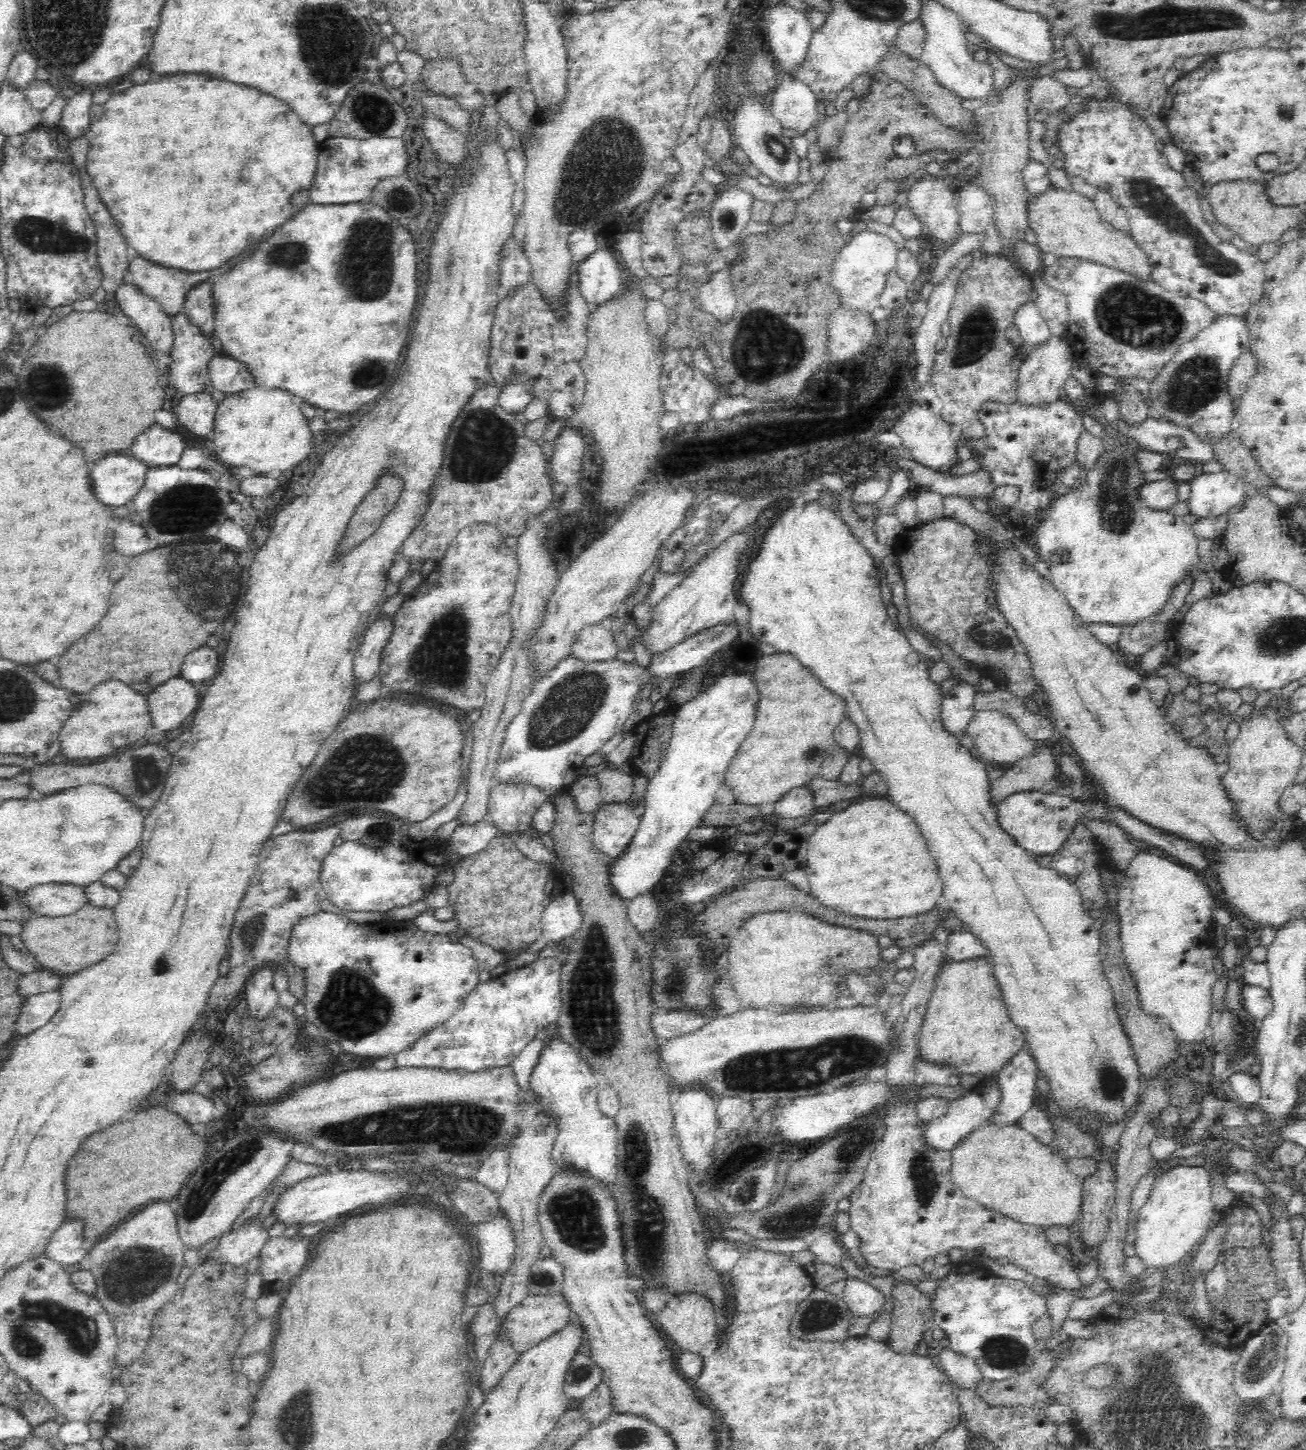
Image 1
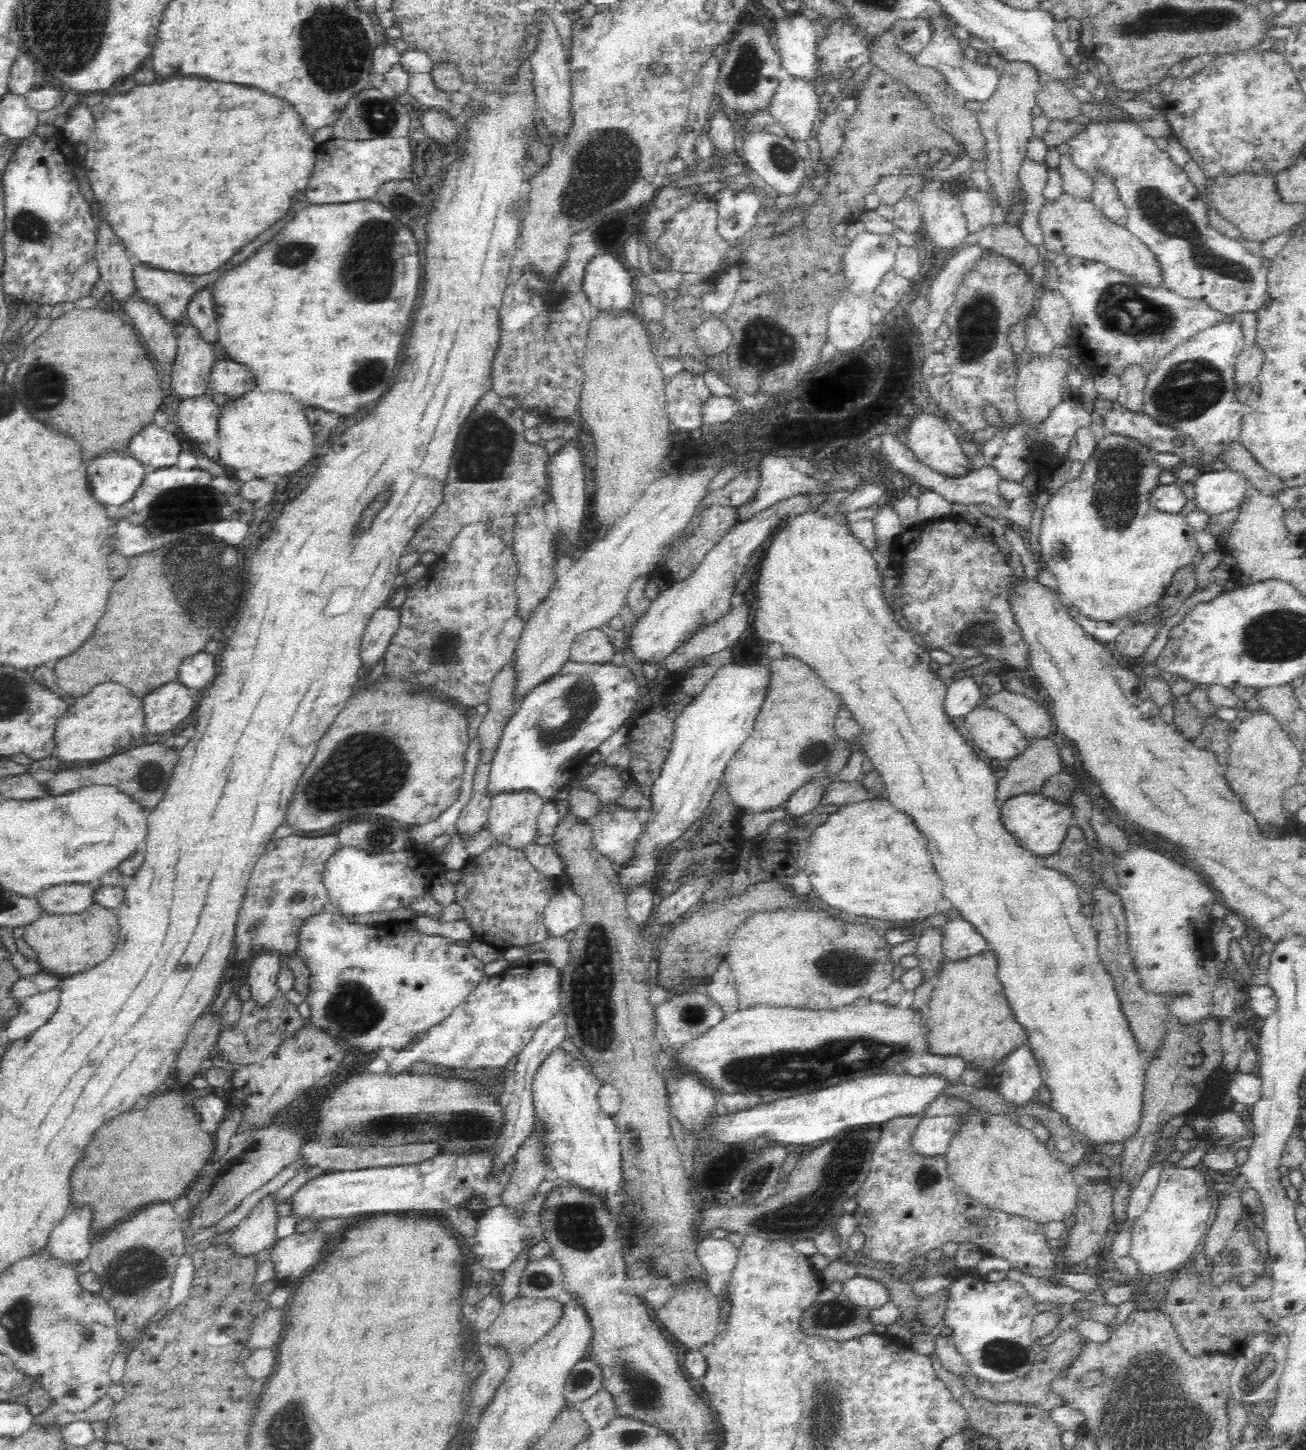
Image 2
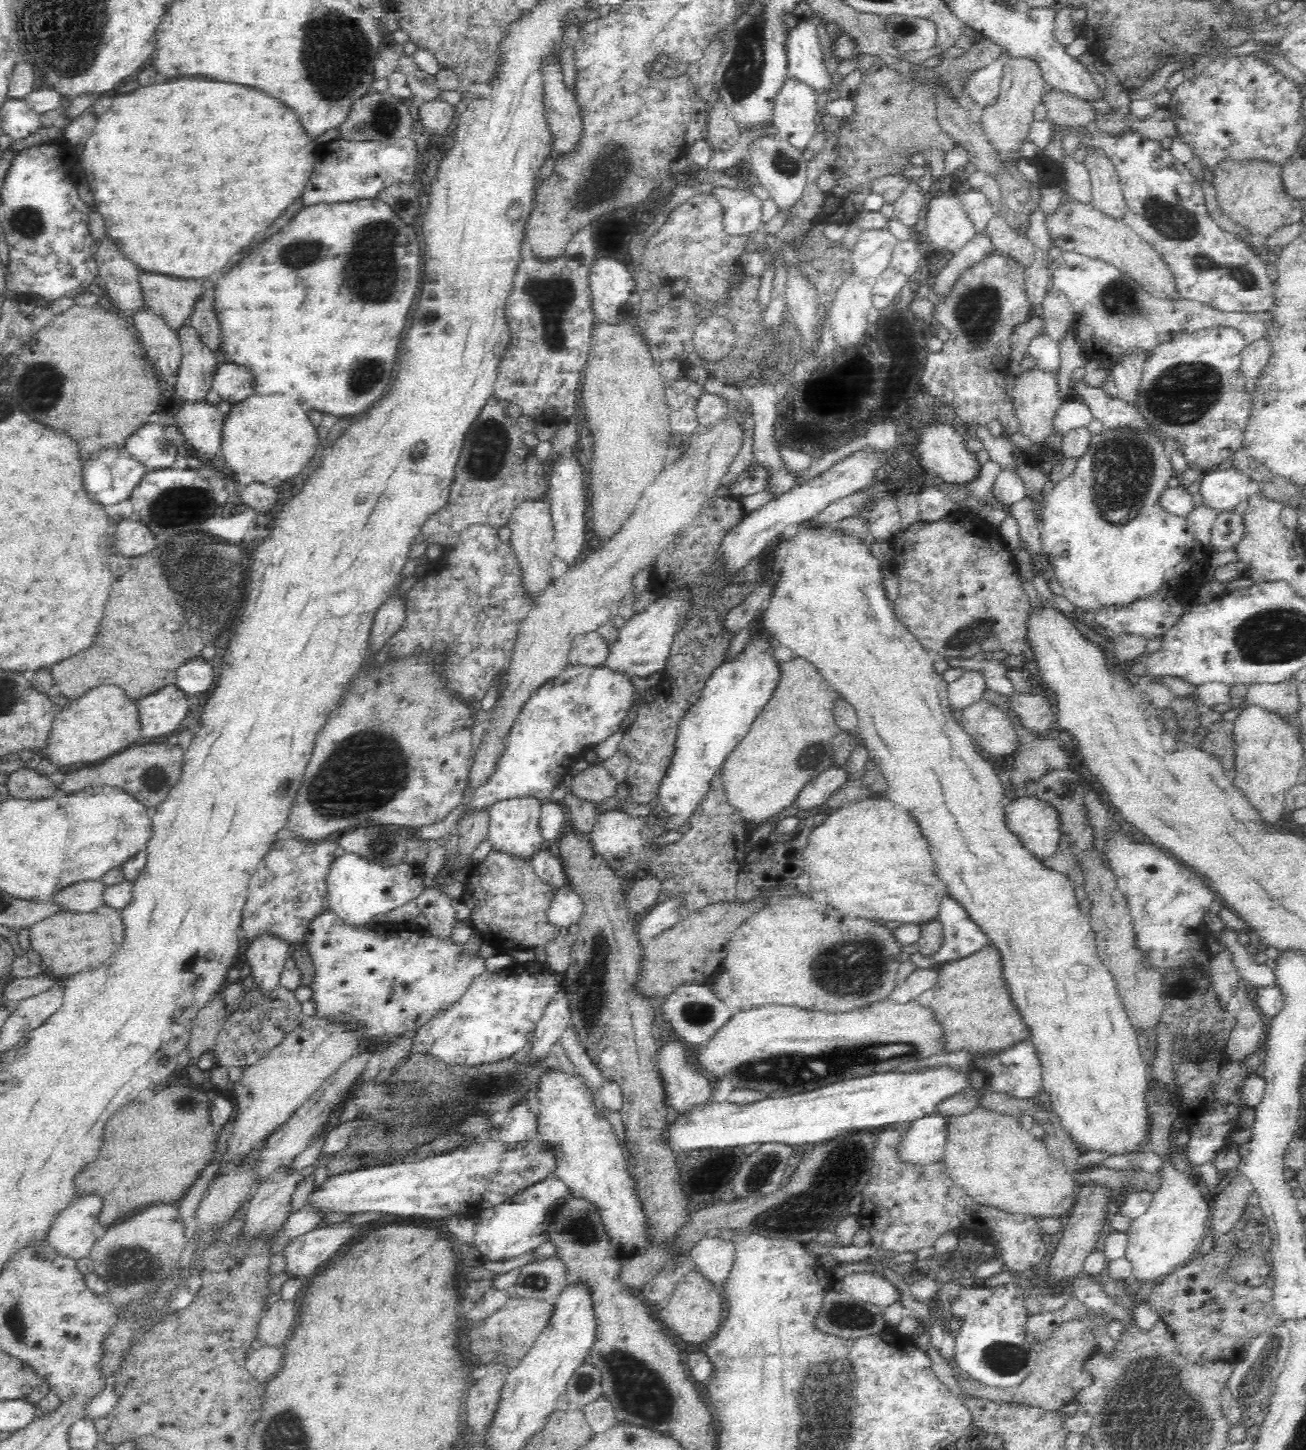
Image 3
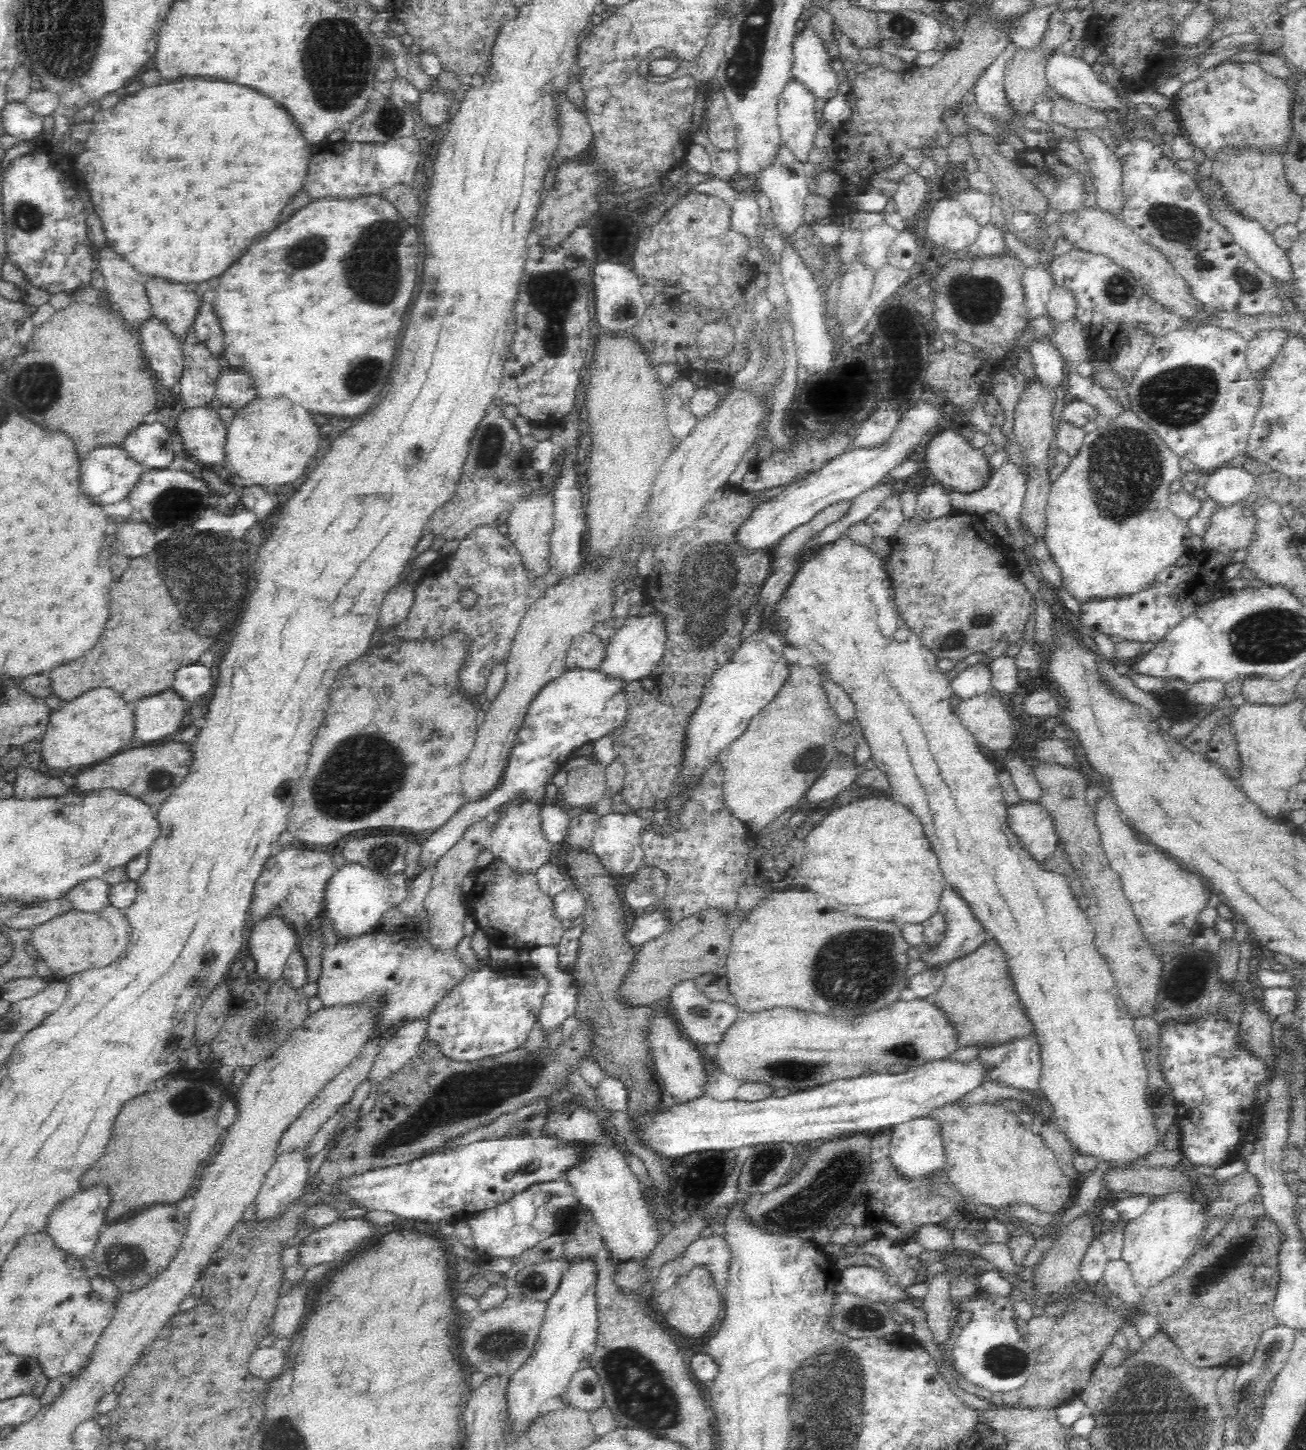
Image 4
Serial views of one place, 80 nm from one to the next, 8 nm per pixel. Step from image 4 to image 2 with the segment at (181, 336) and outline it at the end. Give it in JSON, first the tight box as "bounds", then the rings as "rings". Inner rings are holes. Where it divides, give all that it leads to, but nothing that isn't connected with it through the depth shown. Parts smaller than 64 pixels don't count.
{"bounds":[134,264,224,325],"rings":[[[139,264],[134,268],[134,284],[136,285],[137,296],[156,307],[157,312],[164,316],[169,323],[175,325],[182,316],[185,316],[188,304],[193,300],[194,294],[202,292],[204,288],[211,288],[214,280],[218,280],[218,276],[222,276],[222,274],[224,274],[224,270],[220,268],[214,274],[210,272],[204,276],[187,277]]]}

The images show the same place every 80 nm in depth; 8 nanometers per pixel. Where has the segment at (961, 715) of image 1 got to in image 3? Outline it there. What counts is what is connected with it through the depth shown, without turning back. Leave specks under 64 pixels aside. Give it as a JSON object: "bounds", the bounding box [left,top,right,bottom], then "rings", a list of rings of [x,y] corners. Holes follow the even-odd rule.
{"bounds":[949,671,987,710],"rings":[[[964,671],[962,676],[949,684],[950,708],[964,710],[969,704],[983,698],[987,689],[984,674],[979,671]]]}

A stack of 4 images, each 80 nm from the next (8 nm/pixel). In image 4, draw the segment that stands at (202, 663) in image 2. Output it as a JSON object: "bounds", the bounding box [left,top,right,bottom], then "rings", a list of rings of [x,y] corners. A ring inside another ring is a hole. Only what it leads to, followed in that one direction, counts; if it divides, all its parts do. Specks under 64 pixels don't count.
{"bounds":[171,663,215,706],"rings":[[[200,663],[180,668],[176,672],[171,690],[188,706],[190,702],[200,700],[206,692],[214,688],[215,680],[211,673],[211,668]]]}

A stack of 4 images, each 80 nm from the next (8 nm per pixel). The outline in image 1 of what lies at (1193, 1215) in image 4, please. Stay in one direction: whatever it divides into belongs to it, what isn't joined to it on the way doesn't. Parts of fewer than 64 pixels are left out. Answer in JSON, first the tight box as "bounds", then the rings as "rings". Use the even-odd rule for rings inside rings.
{"bounds":[1130,1166,1217,1271],"rings":[[[1178,1166],[1169,1168],[1168,1171],[1162,1172],[1155,1181],[1153,1182],[1154,1186],[1152,1186],[1152,1193],[1146,1202],[1146,1205],[1139,1211],[1139,1214],[1135,1219],[1133,1219],[1132,1223],[1132,1231],[1133,1236],[1130,1240],[1133,1244],[1135,1244],[1134,1248],[1136,1249],[1136,1258],[1141,1260],[1141,1263],[1146,1267],[1146,1269],[1152,1269],[1153,1271],[1157,1271],[1158,1268],[1167,1268],[1172,1267],[1172,1264],[1176,1264],[1176,1262],[1180,1262],[1184,1256],[1191,1256],[1194,1253],[1194,1250],[1198,1247],[1200,1242],[1203,1240],[1204,1232],[1210,1228],[1210,1224],[1214,1223],[1214,1220],[1217,1217],[1217,1211],[1215,1206],[1211,1202],[1211,1176],[1209,1172],[1204,1167],[1186,1167],[1186,1166]]]}

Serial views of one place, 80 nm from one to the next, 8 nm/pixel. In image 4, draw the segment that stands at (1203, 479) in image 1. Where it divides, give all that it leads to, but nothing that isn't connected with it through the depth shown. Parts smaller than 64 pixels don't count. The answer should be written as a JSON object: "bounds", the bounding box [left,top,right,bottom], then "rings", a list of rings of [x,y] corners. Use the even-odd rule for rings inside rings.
{"bounds":[1206,467,1258,506],"rings":[[[1221,467],[1209,472],[1206,482],[1208,497],[1217,505],[1230,506],[1244,501],[1254,490],[1258,480],[1244,467]]]}

